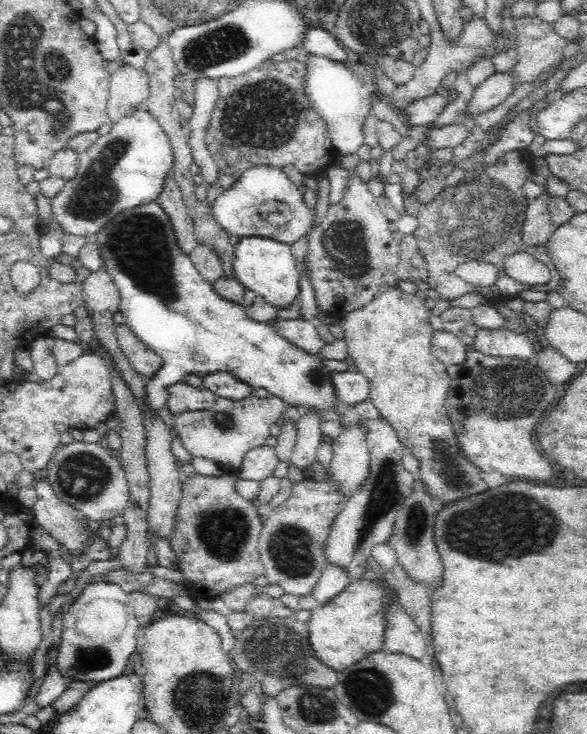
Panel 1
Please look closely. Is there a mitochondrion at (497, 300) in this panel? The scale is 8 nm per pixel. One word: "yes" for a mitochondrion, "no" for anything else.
no

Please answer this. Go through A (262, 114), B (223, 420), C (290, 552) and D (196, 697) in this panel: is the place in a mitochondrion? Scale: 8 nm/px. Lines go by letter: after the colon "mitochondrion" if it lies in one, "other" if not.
A: mitochondrion
B: mitochondrion
C: mitochondrion
D: mitochondrion

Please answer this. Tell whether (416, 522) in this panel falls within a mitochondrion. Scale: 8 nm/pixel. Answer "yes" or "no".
yes

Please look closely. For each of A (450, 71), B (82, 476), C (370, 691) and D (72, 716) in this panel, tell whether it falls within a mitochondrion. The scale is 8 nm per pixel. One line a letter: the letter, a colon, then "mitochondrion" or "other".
A: other
B: mitochondrion
C: mitochondrion
D: other

